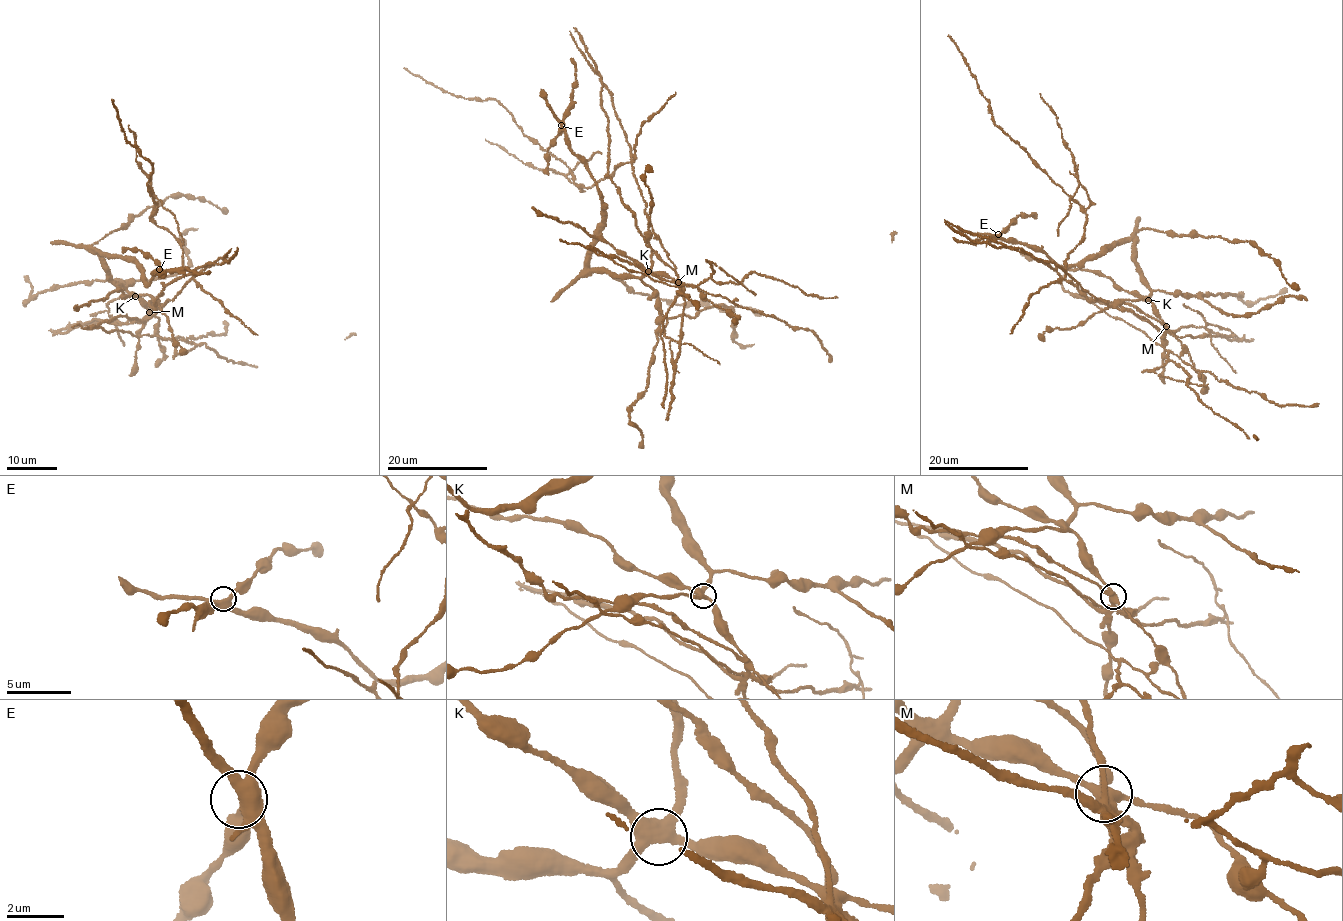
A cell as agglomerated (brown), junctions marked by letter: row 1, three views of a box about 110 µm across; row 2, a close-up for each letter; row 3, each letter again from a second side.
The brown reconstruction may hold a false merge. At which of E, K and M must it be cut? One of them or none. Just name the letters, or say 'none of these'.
M

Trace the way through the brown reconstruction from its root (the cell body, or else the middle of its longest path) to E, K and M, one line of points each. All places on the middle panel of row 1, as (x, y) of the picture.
E: (651, 225), (651, 265), (643, 275), (619, 276), (588, 268), (603, 223), (600, 191), (561, 125)
K: (651, 225), (649, 246), (652, 261), (648, 271)
M: (651, 225), (655, 237), (673, 263), (678, 281)

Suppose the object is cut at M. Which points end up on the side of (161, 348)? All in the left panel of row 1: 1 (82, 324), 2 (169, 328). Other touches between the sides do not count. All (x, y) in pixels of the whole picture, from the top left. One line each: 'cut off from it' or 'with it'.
1: cut off from it
2: with it

